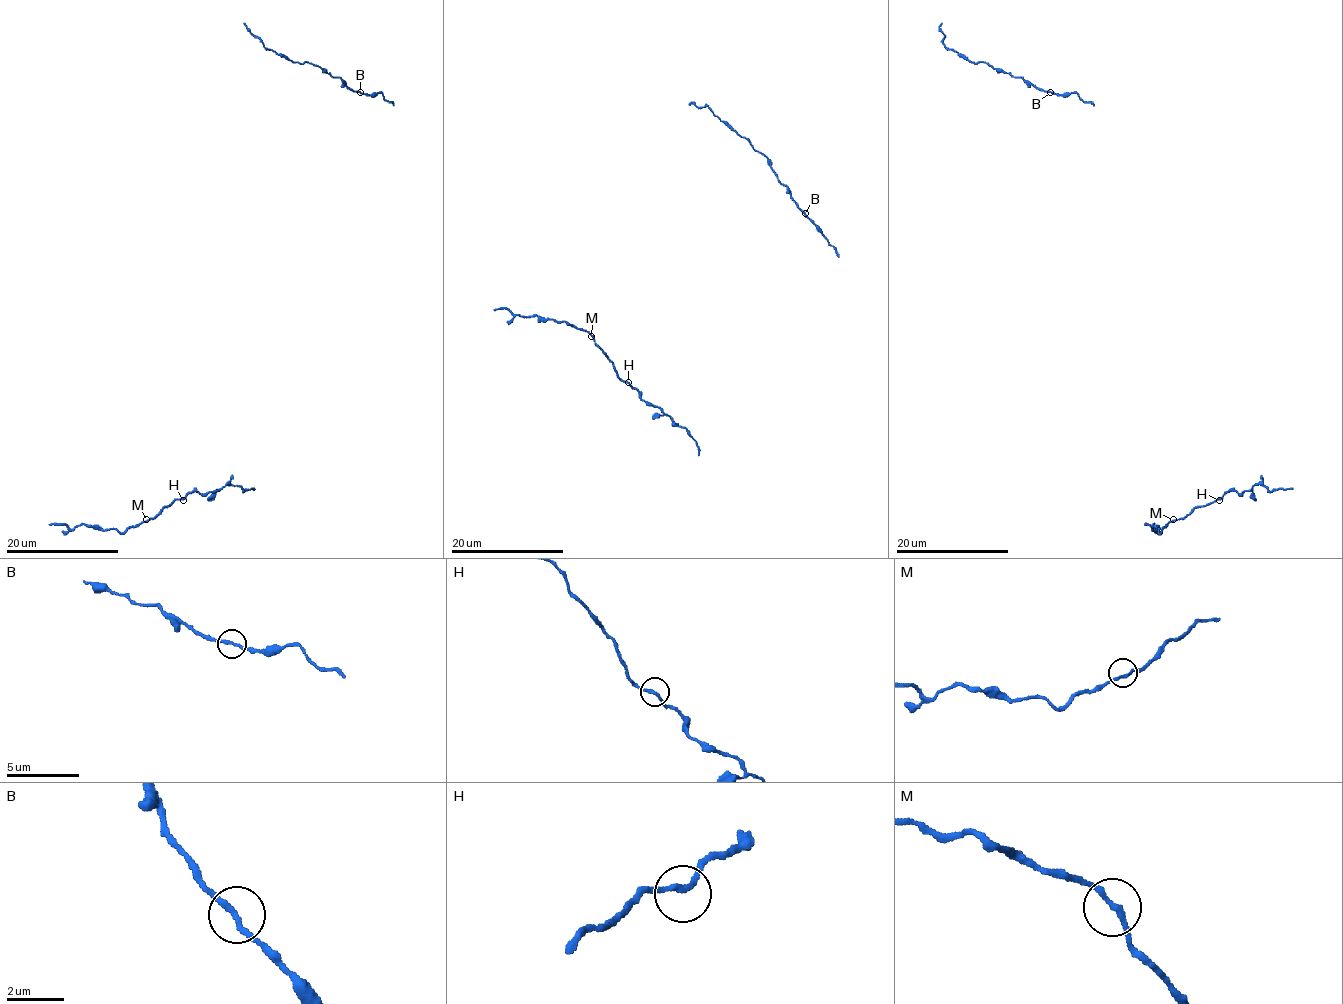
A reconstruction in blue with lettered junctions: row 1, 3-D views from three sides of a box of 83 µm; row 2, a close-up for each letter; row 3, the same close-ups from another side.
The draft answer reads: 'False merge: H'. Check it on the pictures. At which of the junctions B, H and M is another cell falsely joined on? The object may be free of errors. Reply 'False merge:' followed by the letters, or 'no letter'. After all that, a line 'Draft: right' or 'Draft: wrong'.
False merge: no letter
Draft: wrong

